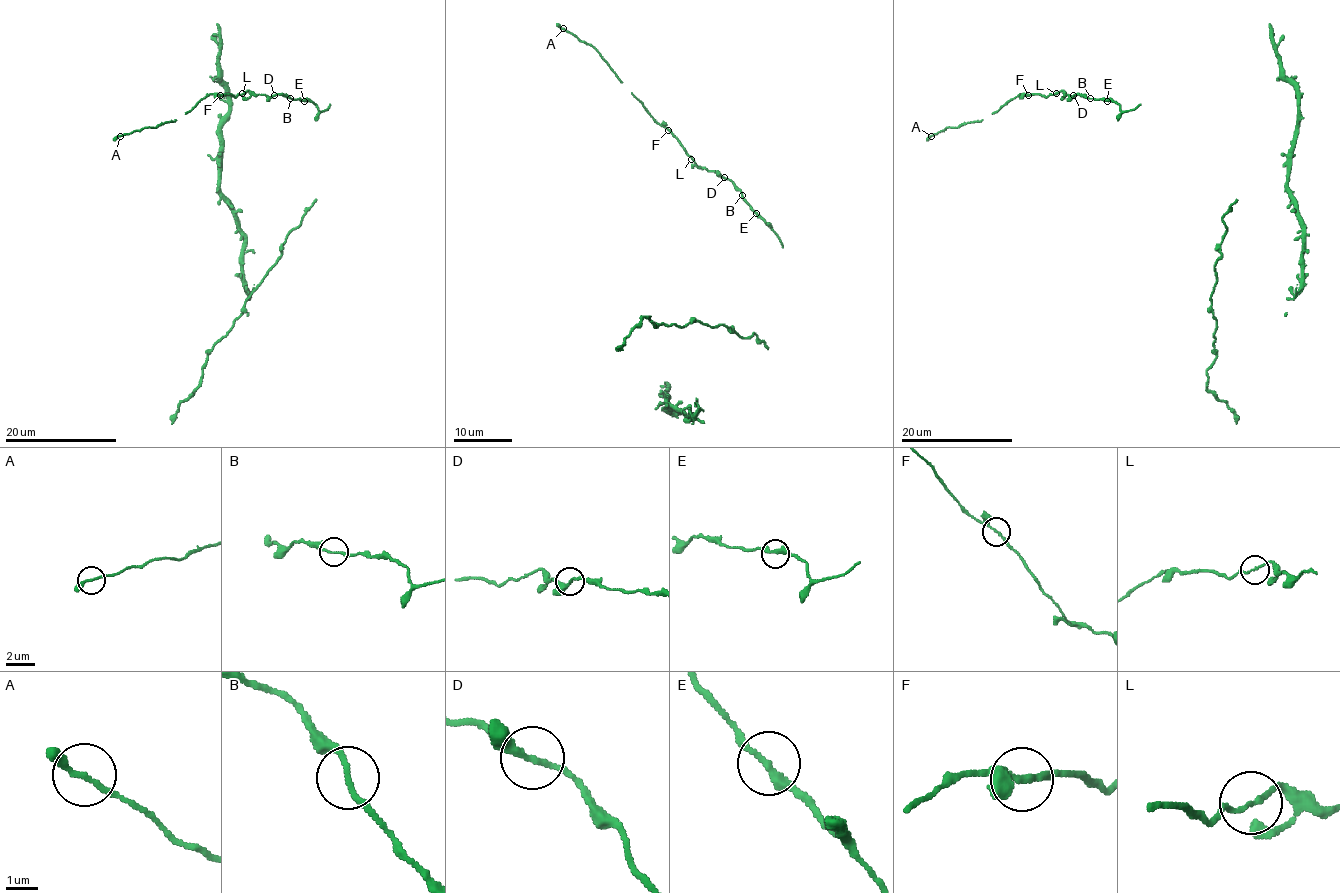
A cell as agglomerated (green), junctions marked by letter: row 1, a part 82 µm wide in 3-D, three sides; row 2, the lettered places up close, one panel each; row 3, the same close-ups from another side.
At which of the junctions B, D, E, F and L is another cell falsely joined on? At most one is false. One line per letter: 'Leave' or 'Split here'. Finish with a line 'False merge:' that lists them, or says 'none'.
B: Leave
D: Leave
E: Leave
F: Leave
L: Leave
False merge: none

